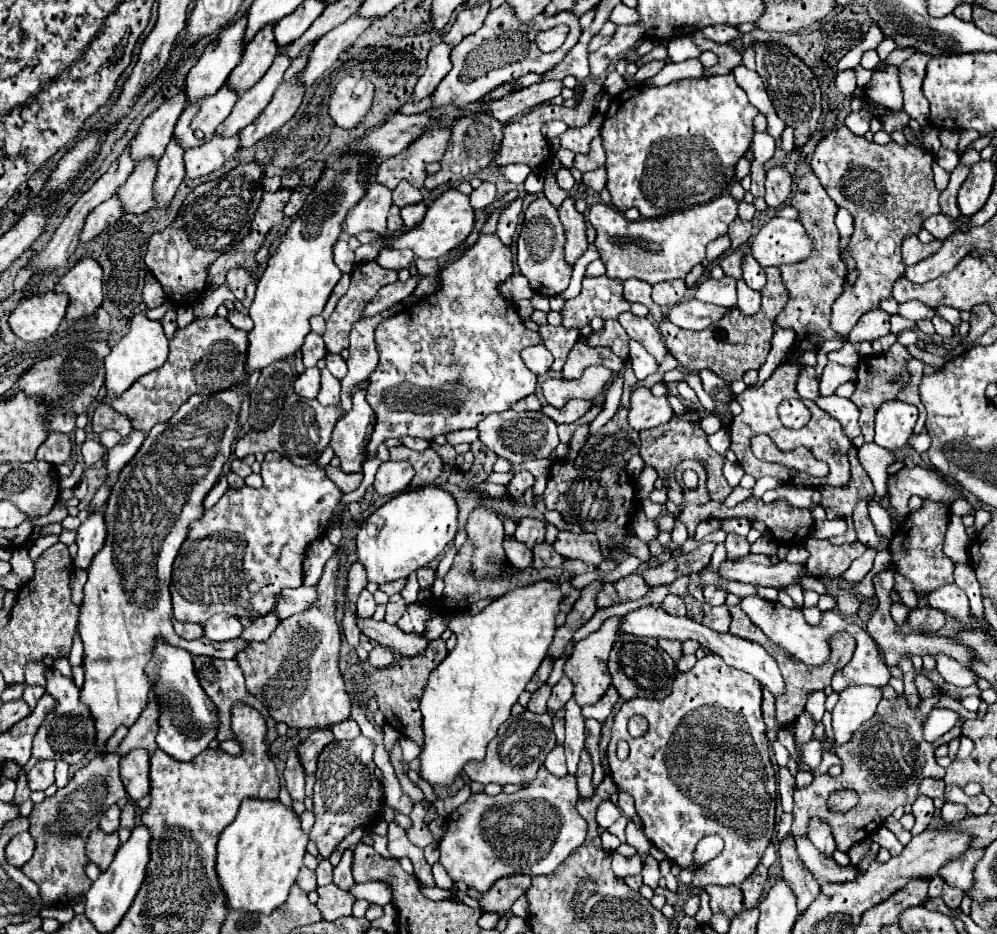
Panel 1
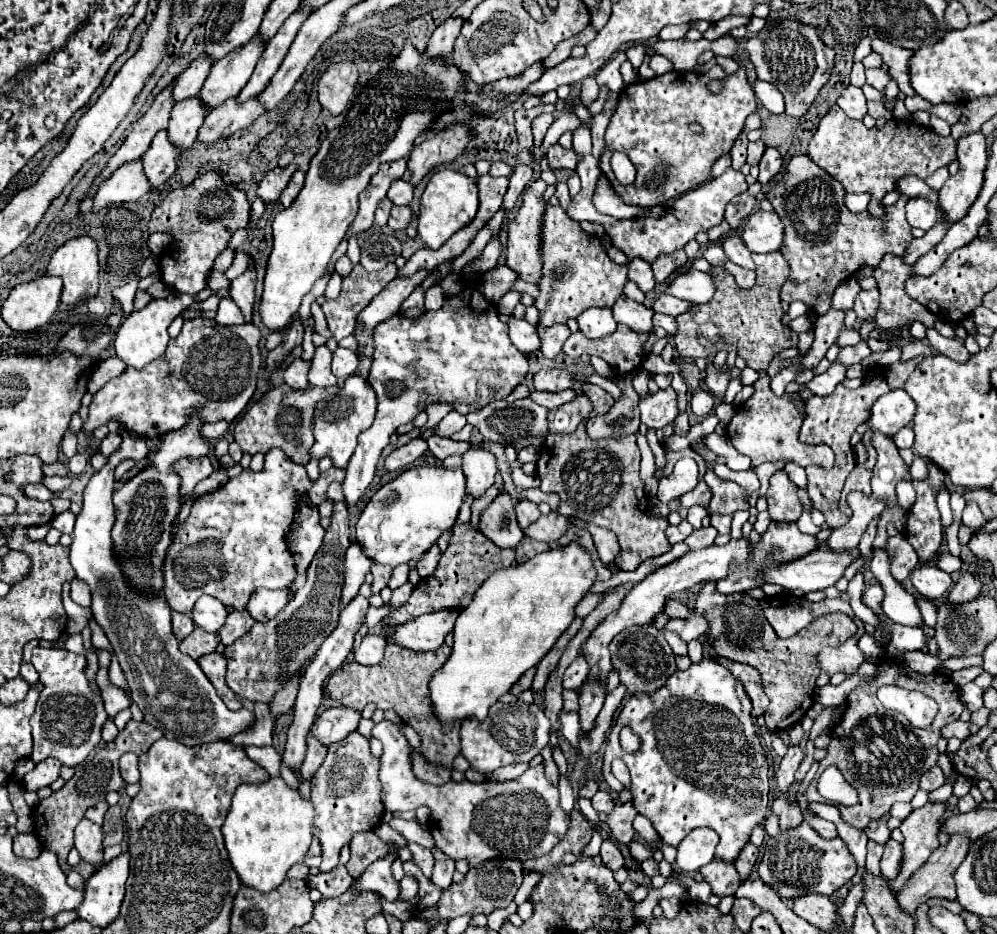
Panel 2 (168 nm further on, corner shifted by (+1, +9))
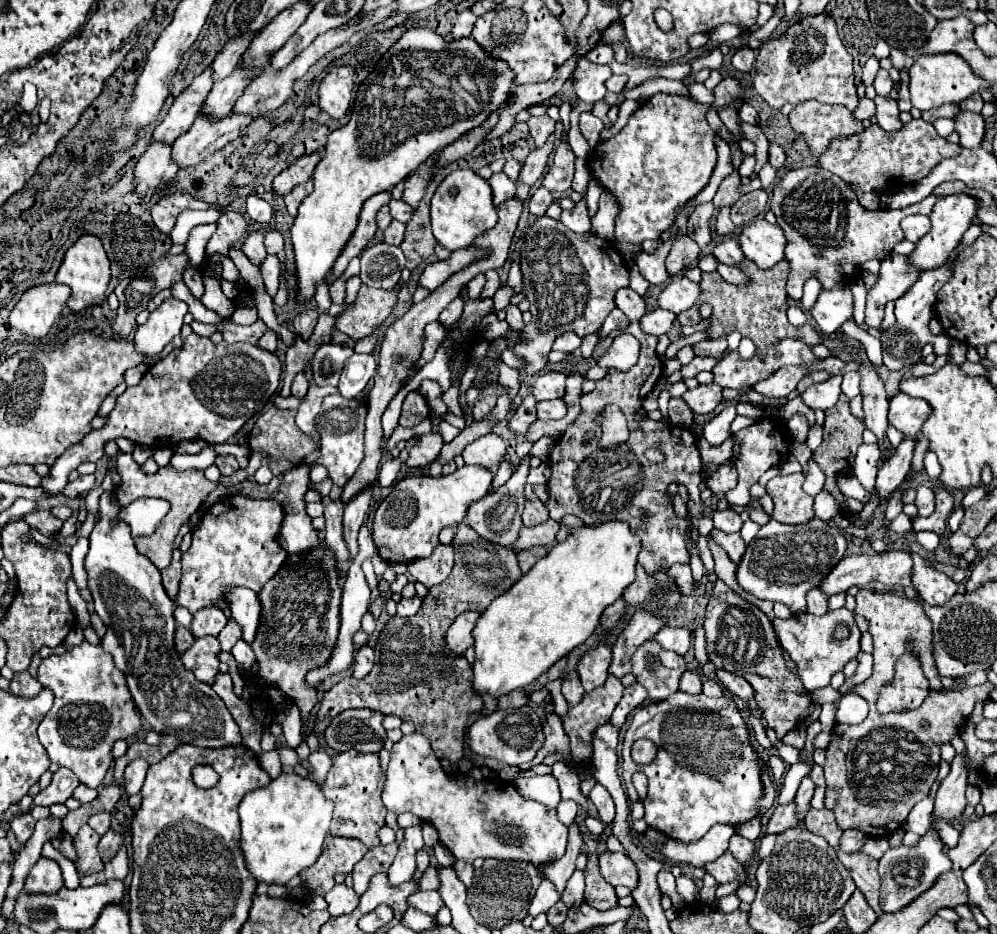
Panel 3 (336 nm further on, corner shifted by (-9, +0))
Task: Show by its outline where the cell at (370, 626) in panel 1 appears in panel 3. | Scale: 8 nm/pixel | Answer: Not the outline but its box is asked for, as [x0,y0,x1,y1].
[446,610,480,654]

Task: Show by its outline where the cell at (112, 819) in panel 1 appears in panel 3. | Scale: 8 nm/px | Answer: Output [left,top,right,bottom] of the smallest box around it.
[88,812,112,836]

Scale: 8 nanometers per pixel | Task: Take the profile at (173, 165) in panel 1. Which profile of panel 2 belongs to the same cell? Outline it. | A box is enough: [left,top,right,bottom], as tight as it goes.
[166,97,206,155]

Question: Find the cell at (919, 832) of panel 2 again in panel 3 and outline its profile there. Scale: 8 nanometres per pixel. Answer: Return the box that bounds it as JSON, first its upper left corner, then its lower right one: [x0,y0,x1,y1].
[934,752,968,822]

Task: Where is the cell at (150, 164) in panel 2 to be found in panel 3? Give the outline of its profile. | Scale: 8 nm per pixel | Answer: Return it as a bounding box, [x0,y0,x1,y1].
[172,112,252,166]

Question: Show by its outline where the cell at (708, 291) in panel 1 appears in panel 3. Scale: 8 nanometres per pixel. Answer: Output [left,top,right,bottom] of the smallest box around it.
[656,276,698,314]

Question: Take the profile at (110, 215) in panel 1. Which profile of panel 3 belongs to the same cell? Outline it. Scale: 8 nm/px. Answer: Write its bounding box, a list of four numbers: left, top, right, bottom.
[134,142,178,190]

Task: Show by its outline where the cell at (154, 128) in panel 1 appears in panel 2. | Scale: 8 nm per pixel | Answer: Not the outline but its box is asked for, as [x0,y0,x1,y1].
[172,55,212,103]

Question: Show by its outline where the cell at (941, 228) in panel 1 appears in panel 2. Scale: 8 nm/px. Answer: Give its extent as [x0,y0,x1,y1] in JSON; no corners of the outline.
[906,199,936,231]

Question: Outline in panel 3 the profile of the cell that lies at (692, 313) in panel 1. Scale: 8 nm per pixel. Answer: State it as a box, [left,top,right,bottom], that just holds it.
[640,308,676,336]

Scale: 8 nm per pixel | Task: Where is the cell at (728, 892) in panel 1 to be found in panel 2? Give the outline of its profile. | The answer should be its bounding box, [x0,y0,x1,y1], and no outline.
[700,859,740,897]

